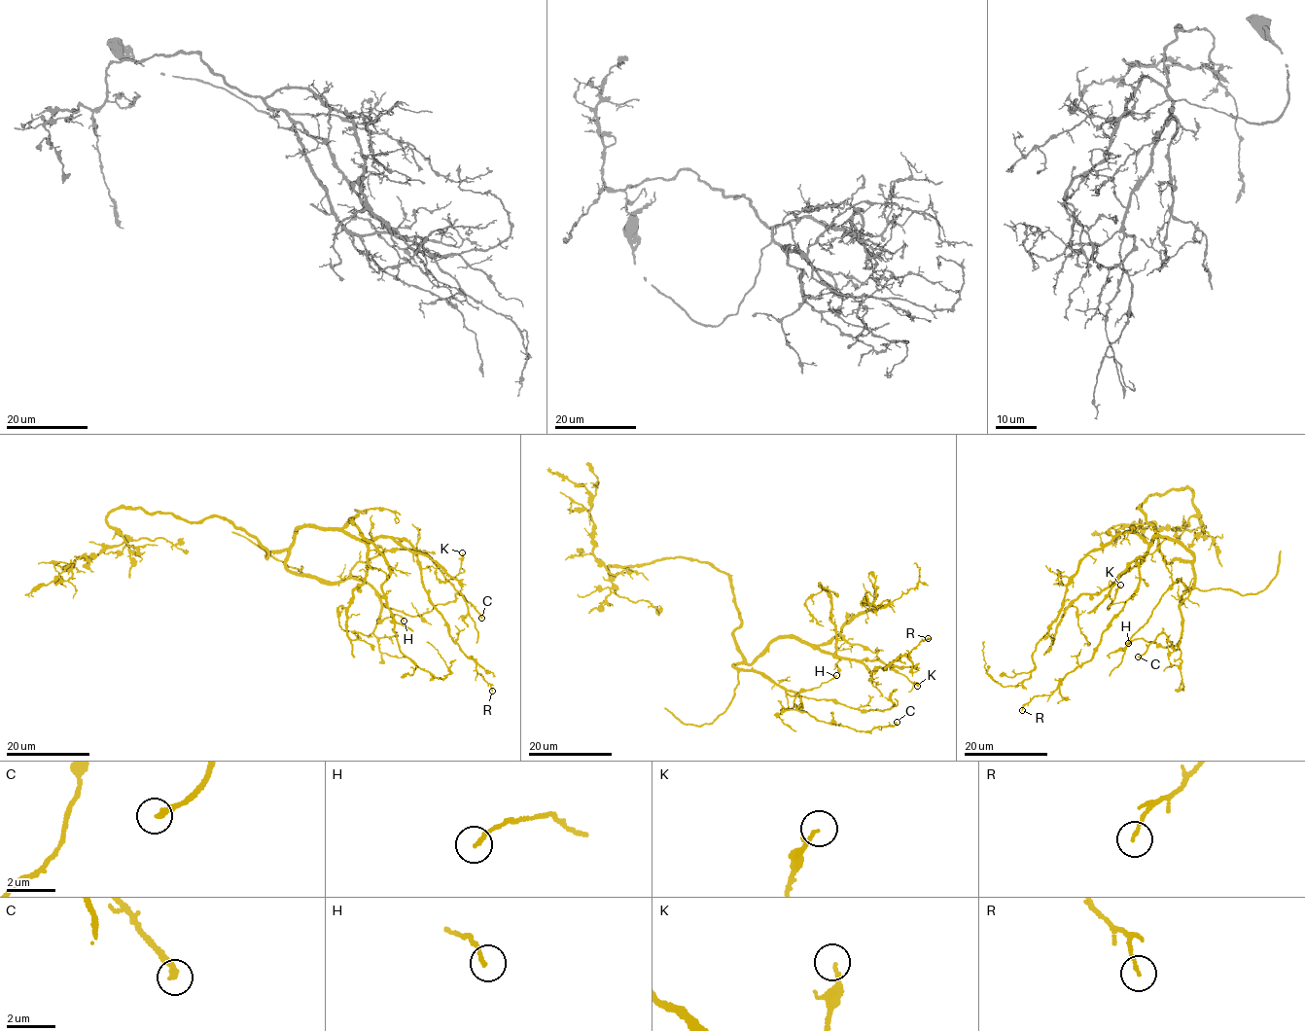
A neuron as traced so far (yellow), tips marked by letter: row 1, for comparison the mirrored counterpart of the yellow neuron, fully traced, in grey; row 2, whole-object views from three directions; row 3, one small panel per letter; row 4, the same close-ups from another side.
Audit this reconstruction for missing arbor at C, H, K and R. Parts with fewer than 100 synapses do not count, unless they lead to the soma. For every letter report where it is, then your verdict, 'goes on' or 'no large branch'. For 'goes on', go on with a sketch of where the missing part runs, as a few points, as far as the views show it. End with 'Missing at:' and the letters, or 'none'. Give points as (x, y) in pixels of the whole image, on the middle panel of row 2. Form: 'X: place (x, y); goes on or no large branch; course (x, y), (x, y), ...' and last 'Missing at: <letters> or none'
C: place (897, 722); no large branch
H: place (836, 675); no large branch
K: place (917, 686); no large branch
R: place (928, 638); no large branch
Missing at: none

